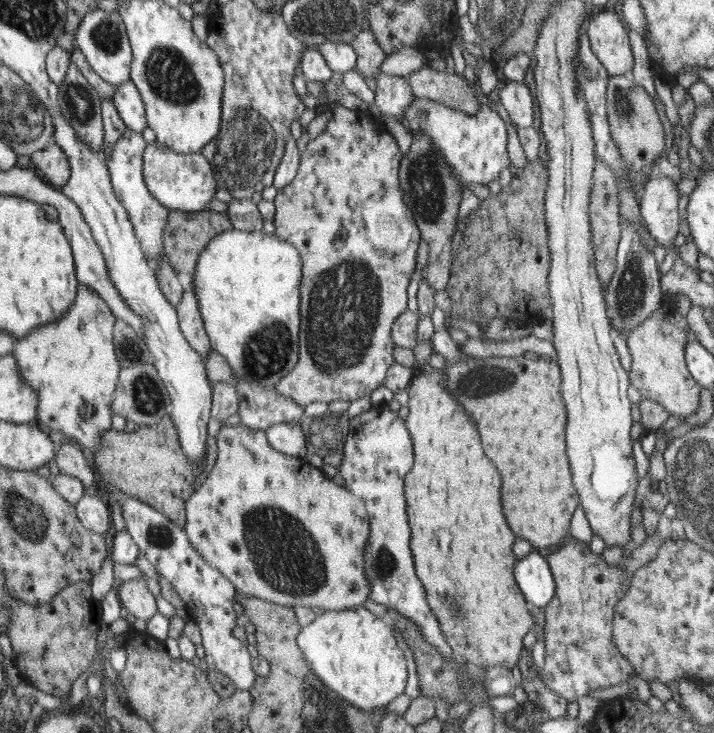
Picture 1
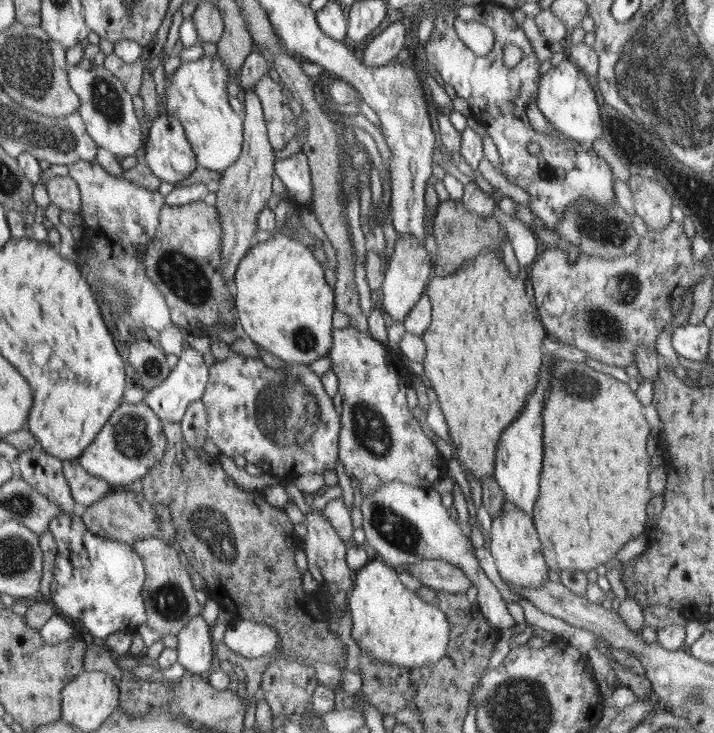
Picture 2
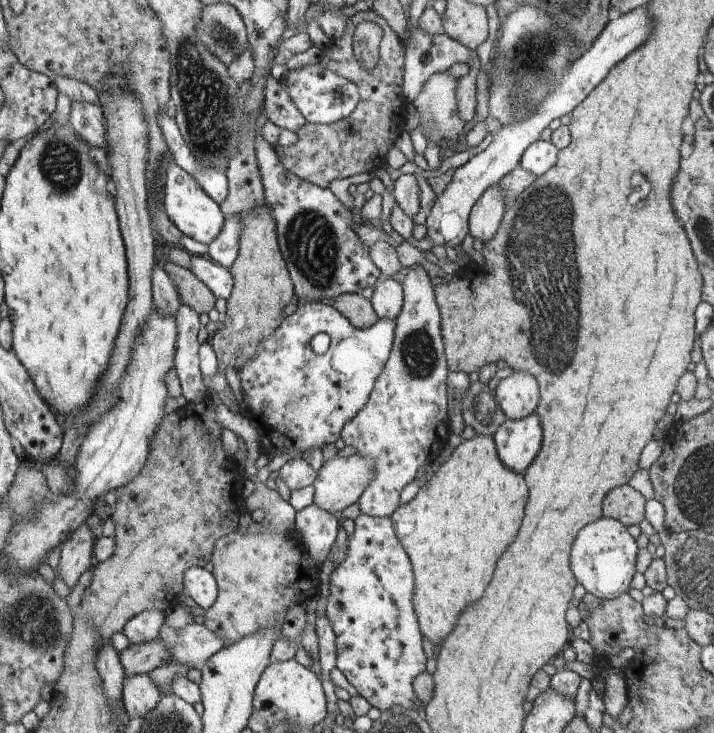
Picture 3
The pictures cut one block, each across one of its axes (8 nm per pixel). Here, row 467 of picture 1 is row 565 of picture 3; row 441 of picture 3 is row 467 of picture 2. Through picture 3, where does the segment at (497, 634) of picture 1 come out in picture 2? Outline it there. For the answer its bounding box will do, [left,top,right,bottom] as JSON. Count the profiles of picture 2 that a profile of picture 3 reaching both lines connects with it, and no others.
[421,251,544,484]

